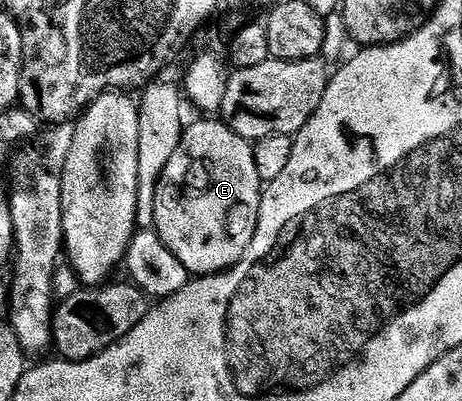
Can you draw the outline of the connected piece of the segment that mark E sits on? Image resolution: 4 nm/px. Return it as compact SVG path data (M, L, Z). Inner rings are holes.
M216 118L200 119L204 120L189 123L185 127L181 144L163 170L155 204L154 230L190 276L220 274L235 266L245 256L258 227L264 189L264 179L256 170L253 145L239 136L225 121Z

